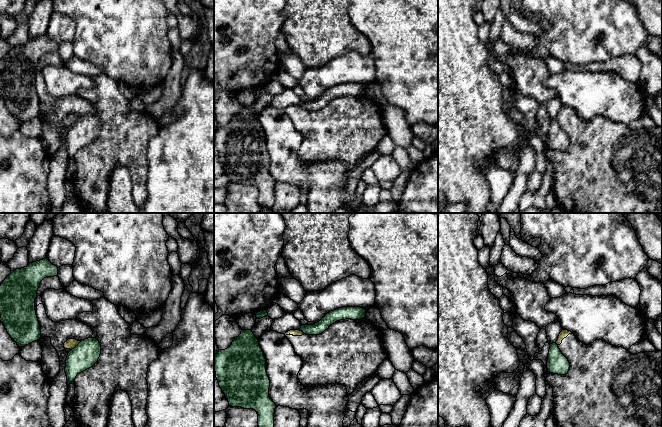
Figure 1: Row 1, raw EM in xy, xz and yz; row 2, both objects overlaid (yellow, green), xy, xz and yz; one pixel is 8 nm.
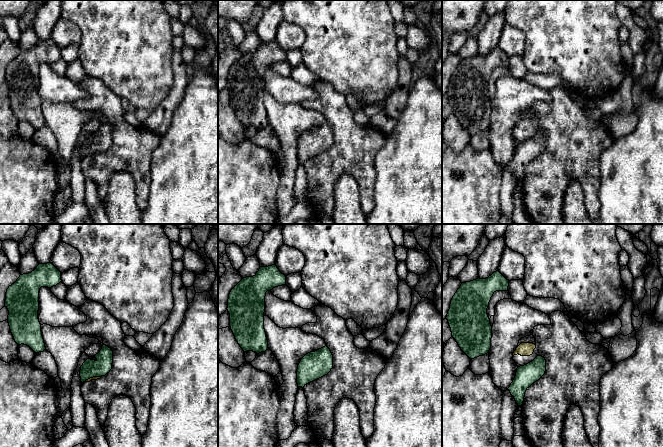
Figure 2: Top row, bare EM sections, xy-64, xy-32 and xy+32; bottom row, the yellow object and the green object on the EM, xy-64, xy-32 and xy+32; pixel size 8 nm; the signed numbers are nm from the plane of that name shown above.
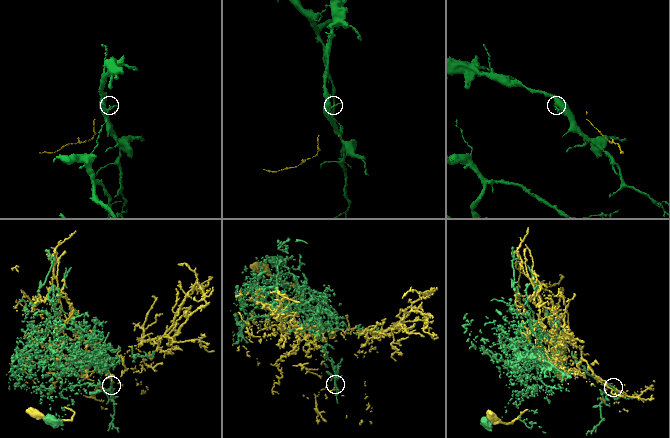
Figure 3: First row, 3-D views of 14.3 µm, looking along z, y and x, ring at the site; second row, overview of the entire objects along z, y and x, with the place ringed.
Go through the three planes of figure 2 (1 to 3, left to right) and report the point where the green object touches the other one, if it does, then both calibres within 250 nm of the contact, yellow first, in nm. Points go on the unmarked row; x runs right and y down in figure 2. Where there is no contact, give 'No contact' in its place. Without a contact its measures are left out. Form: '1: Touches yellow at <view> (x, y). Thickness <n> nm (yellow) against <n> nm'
1: Touches yellow at xy-64 (93, 153). Thickness 30 nm (yellow) against 140 nm
2: No contact
3: No contact

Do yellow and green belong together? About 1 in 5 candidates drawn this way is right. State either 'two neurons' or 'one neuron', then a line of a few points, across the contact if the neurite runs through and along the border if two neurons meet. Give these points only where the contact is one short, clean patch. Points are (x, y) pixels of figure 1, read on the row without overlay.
two neurons

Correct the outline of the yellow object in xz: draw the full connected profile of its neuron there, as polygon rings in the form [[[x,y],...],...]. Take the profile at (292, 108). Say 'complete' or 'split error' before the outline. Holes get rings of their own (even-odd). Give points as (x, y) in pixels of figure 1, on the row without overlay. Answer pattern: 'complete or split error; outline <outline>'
split error; outline [[[364,93],[360,96],[337,97],[319,111],[306,111],[300,106],[290,106],[285,112],[303,136],[298,156],[304,163],[339,159],[346,163],[350,171],[360,158],[376,150],[379,141],[387,134],[382,109]]]

